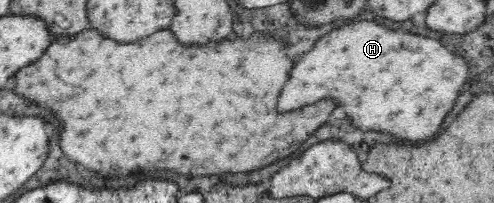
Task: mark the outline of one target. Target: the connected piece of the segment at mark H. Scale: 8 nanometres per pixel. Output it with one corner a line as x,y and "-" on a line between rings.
361,20
337,28
327,36
323,36
317,42
317,46
295,64
289,82
281,92
279,112
295,110
305,104
313,104
321,98
335,98
345,108
353,124
363,132
379,130
379,132
389,132
401,140
421,140
437,134
437,128
445,120
447,112
455,106
455,100
467,76
469,76
467,64
459,58
459,54
449,52
439,40
401,32
401,30
391,30
377,22

